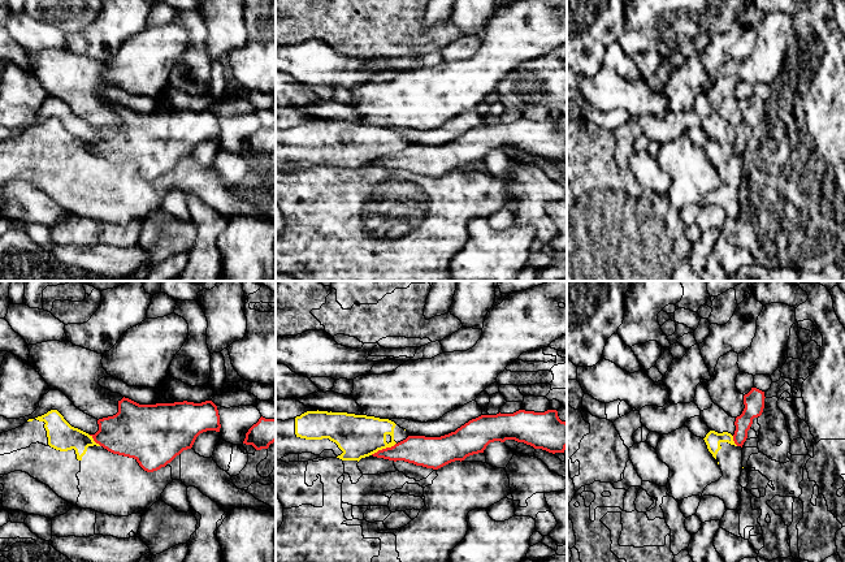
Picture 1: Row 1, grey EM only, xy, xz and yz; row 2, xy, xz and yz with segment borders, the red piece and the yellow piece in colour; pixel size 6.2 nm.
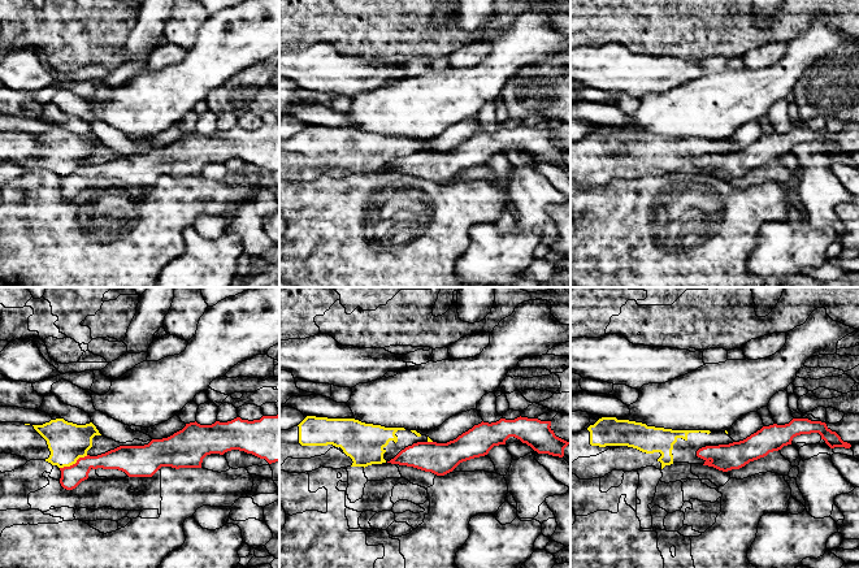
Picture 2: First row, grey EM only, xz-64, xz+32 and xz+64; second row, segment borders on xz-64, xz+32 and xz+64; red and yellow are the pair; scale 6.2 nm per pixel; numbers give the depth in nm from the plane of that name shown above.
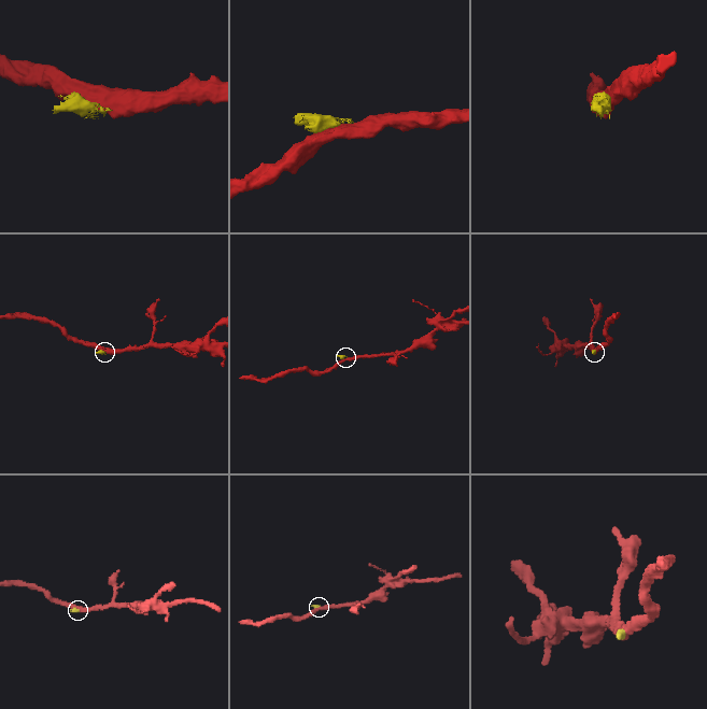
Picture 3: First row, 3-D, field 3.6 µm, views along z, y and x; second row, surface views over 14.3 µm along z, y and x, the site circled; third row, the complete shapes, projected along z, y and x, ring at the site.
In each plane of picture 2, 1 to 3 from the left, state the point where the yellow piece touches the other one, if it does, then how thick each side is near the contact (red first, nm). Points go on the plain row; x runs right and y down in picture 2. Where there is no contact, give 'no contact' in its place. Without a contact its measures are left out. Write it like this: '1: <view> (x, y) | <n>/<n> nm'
1: xz-64 (73, 173) | 130/240 nm
2: xz+32 (430, 151) | 190/20 nm
3: no contact

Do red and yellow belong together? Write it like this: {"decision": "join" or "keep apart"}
{"decision": "keep apart"}

